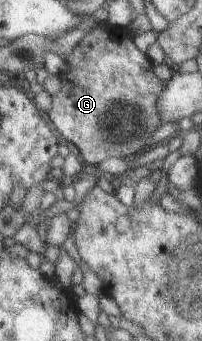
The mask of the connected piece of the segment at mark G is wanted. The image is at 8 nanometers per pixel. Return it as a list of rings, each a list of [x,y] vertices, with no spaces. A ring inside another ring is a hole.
[[[106,22],[96,24],[64,57],[66,68],[60,74],[60,90],[50,95],[52,103],[46,112],[48,122],[52,122],[64,141],[71,142],[78,149],[82,162],[94,167],[110,157],[119,160],[144,153],[150,149],[148,140],[151,134],[162,123],[156,110],[156,100],[167,82],[154,76],[151,61],[135,48],[132,36],[127,27],[111,26]]]

